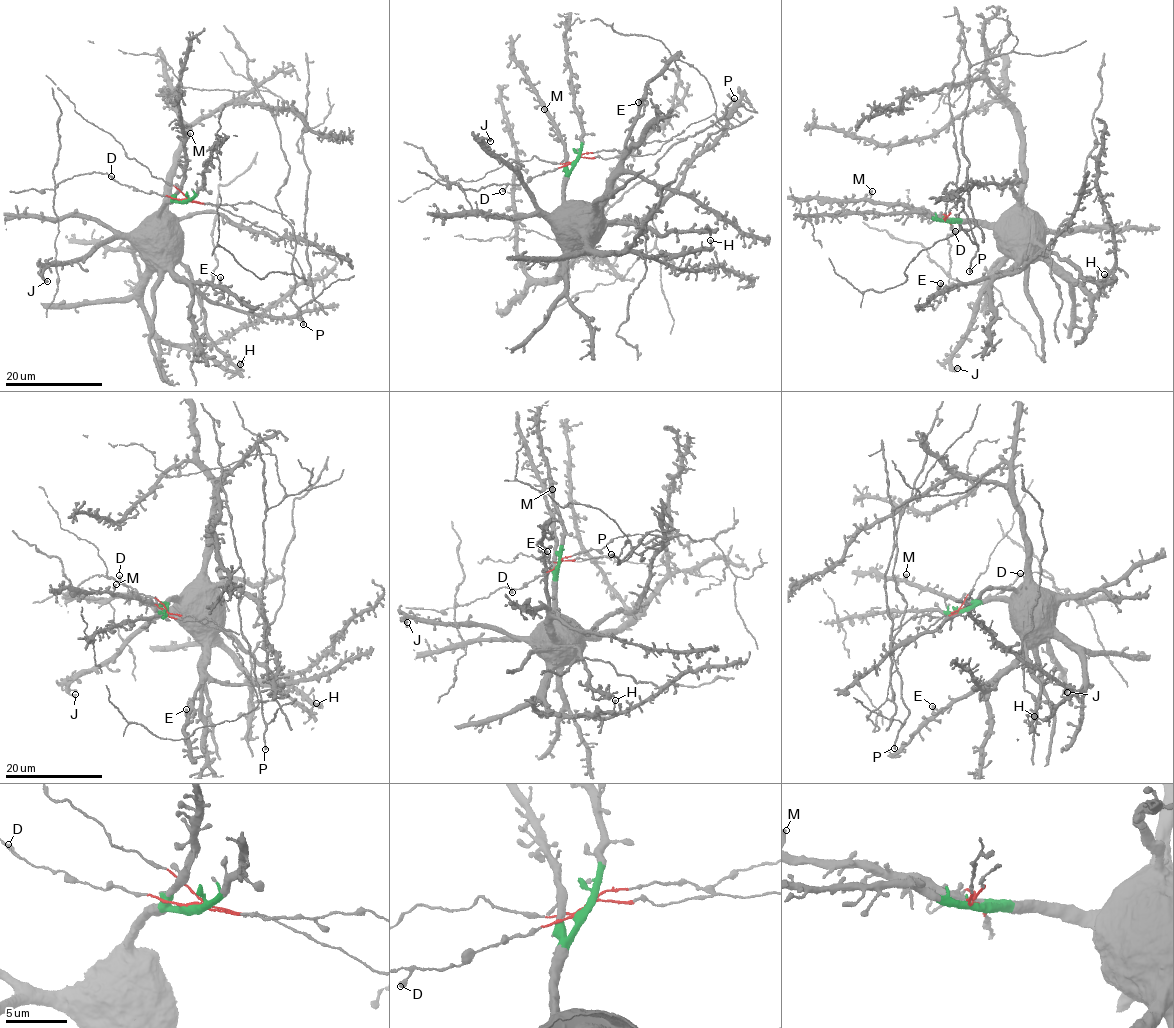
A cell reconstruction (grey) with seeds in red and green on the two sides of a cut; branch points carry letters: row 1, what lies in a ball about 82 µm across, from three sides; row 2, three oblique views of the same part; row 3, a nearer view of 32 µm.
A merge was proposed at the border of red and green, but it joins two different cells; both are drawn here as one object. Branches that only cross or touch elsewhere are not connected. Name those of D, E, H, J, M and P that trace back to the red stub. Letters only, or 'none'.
D

